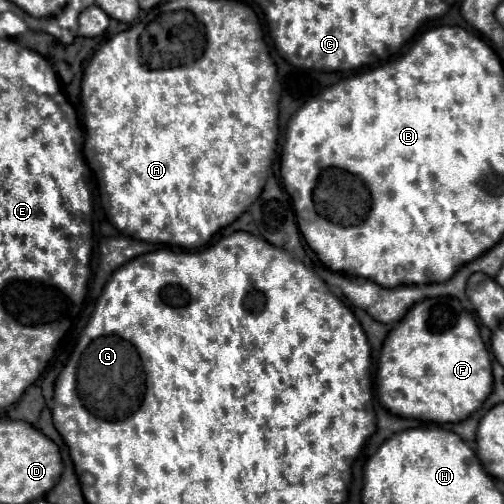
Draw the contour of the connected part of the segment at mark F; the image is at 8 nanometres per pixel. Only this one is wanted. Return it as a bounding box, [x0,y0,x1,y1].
[377,296,491,424]

